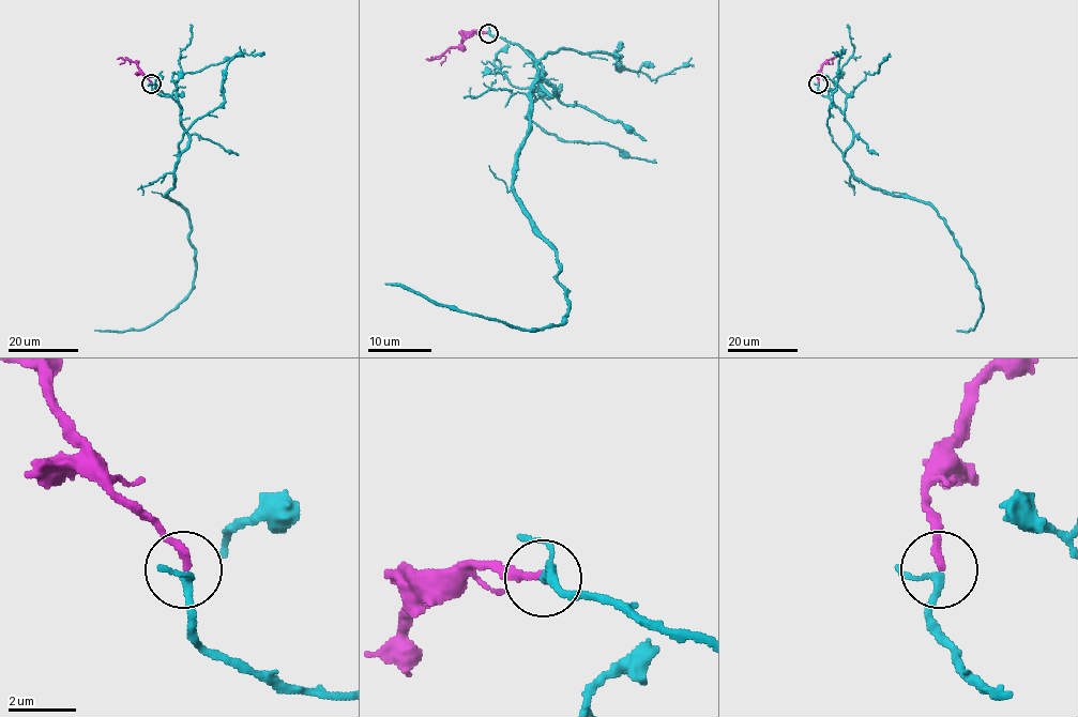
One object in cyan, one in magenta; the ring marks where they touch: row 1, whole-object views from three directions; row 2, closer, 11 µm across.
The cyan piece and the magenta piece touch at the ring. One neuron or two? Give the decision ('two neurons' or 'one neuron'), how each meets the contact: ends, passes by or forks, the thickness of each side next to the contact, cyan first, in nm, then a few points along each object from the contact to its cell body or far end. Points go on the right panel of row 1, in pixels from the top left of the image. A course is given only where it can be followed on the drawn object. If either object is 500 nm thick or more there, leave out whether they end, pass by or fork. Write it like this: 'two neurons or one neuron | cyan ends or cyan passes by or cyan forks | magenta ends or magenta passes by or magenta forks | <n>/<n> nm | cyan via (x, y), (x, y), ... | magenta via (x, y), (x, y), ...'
one neuron | cyan passes by | magenta ends | 170/240 nm | cyan via (818, 85), (853, 134), (844, 156), (850, 171), (926, 201), (953, 235), (983, 309), (973, 330), (957, 330) | magenta via (818, 84), (817, 72), (832, 59)

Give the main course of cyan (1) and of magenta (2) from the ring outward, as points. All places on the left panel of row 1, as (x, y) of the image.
1: (151, 85), (180, 106), (187, 134), (165, 196), (190, 220), (193, 287), (140, 330), (94, 330)
2: (151, 84), (136, 62), (117, 59)

